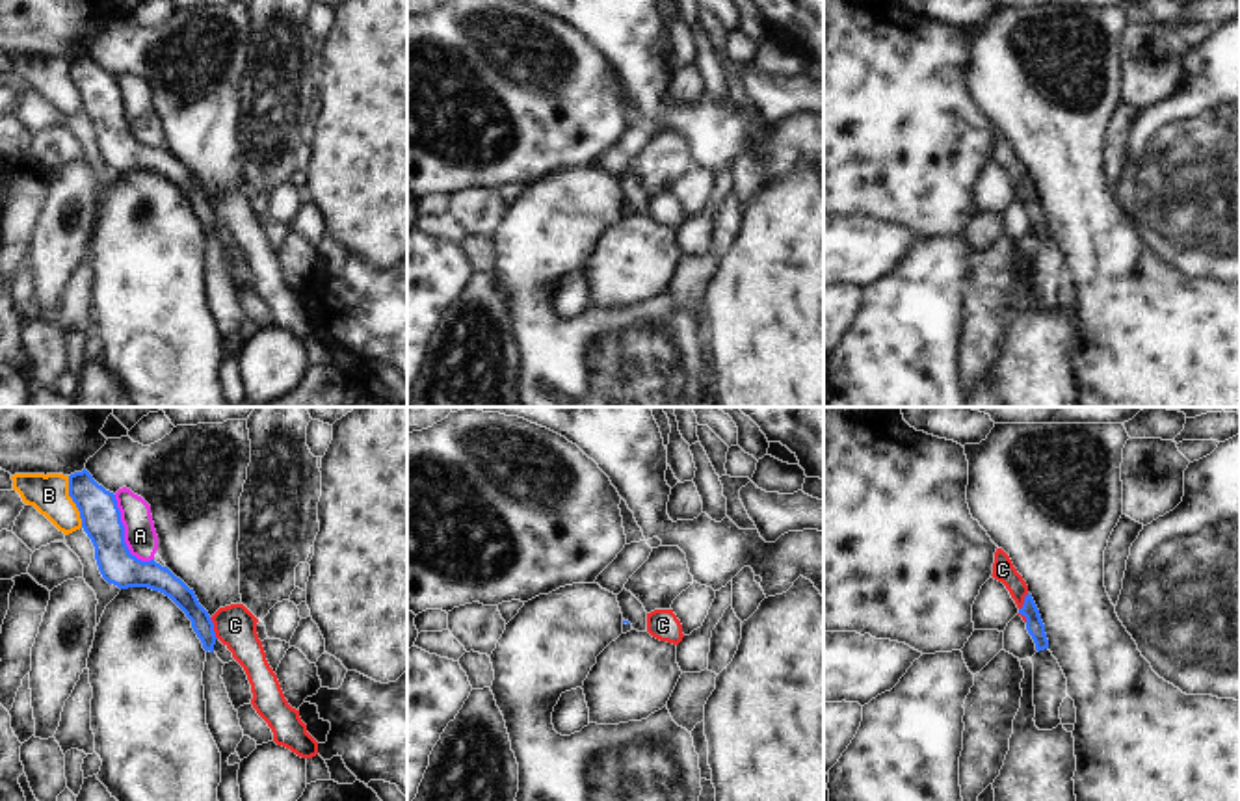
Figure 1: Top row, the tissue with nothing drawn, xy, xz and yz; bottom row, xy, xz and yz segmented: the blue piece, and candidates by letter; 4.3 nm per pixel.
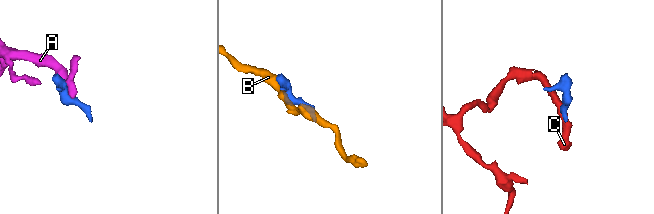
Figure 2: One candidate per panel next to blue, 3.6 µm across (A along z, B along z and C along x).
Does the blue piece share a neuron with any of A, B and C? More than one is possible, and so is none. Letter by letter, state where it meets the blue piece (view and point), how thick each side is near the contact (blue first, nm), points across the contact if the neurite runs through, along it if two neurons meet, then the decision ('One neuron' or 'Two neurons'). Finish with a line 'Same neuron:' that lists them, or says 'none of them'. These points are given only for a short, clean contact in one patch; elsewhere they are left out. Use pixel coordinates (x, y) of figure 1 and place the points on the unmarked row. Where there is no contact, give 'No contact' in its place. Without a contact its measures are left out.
A: Touches blue at xy (123, 119). Thickness 180 nm (blue) against 140 nm. Two neurons
B: Touches blue at xy (73, 84). Thickness 180 nm (blue) against 170 nm. Boundary: xy (67, 60), (67, 78), (79, 95), (82, 110). Two neurons
C: Touches blue at yz (1021, 192). Thickness 80 nm (blue) against 100 nm. Boundary: yz (1028, 177), (1019, 194), (1025, 205). Two neurons
Same neuron: none of them.

